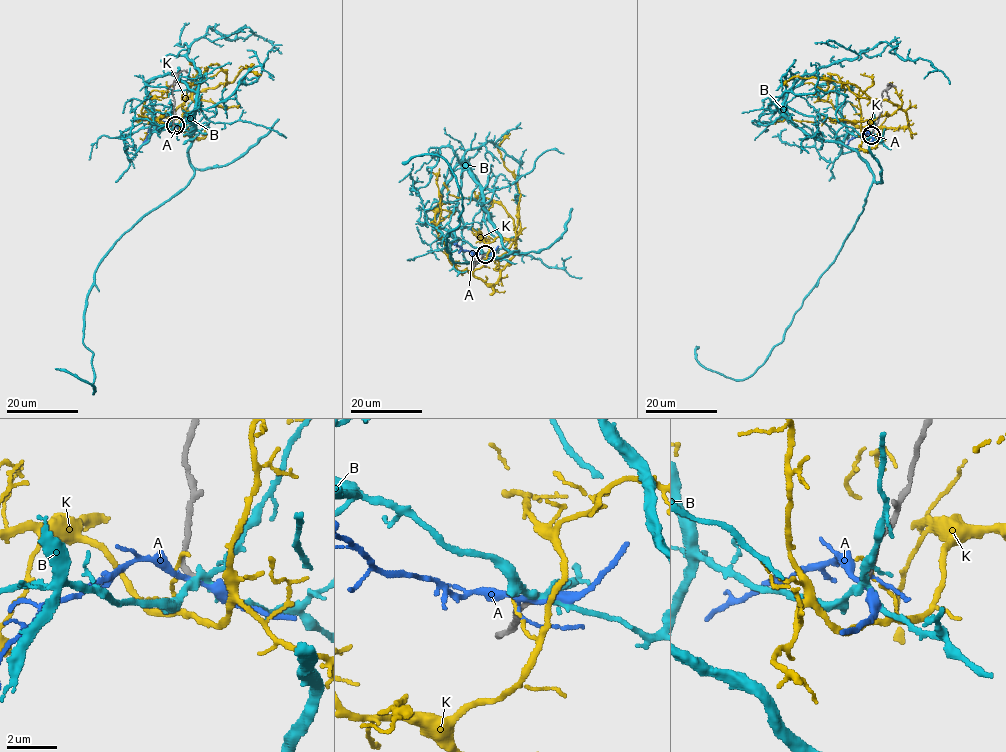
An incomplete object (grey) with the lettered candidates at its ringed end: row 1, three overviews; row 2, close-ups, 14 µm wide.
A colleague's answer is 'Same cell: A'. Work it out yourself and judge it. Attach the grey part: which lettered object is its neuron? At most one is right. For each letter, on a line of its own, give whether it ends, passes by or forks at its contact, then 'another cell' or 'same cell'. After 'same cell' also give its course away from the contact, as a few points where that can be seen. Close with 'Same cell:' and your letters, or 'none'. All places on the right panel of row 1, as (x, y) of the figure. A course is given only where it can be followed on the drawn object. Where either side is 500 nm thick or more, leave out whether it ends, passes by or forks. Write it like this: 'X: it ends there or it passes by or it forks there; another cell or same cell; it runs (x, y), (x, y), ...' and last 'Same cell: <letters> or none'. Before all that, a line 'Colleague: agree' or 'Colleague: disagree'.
Colleague: disagree
A: it forks there; another cell
B: it forks there; another cell
K: it ends there; another cell
Same cell: none

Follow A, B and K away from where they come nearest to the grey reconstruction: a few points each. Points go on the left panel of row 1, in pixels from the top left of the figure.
A: (174, 125), (165, 123), (154, 128), (143, 144)
B: (174, 125), (146, 89), (167, 73), (195, 93), (193, 178), (98, 267), (94, 393), (55, 369)
K: (172, 123), (168, 129), (158, 119), (195, 92), (228, 83), (218, 64), (193, 85), (175, 82)

